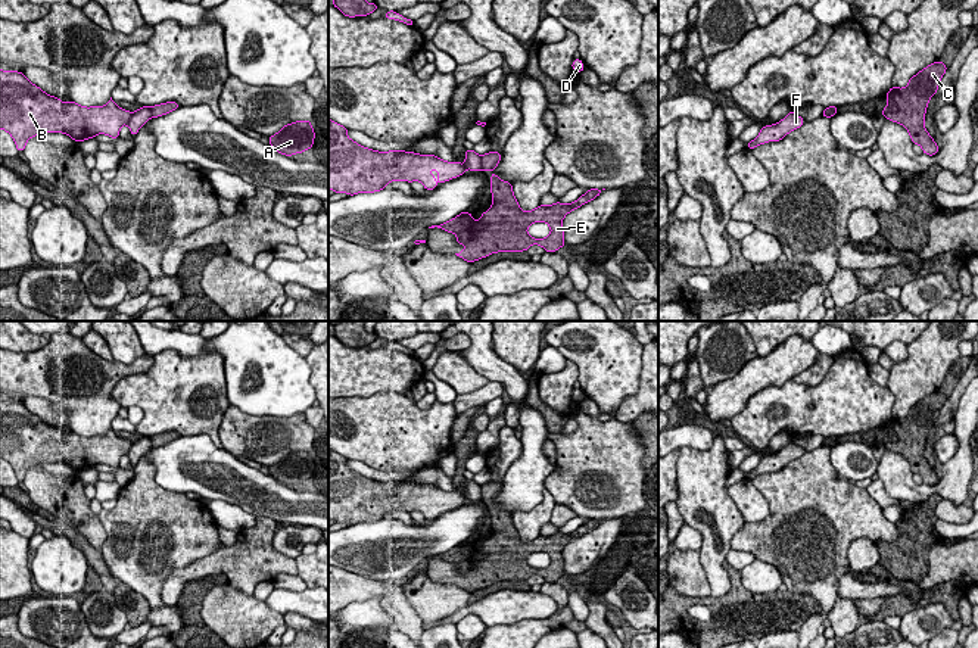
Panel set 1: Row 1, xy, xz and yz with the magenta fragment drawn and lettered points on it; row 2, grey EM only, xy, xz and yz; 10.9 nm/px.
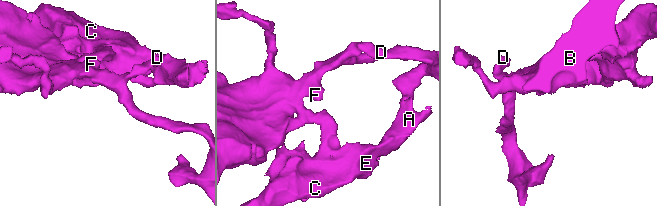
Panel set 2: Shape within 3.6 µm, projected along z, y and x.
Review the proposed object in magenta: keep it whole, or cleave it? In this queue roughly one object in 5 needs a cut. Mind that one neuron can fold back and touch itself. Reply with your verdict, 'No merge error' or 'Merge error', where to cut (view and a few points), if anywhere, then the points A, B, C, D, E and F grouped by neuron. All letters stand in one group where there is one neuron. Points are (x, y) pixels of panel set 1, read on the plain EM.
Merge error. Split along xz (480, 486), (482, 498). Groups: A C E / B D F

